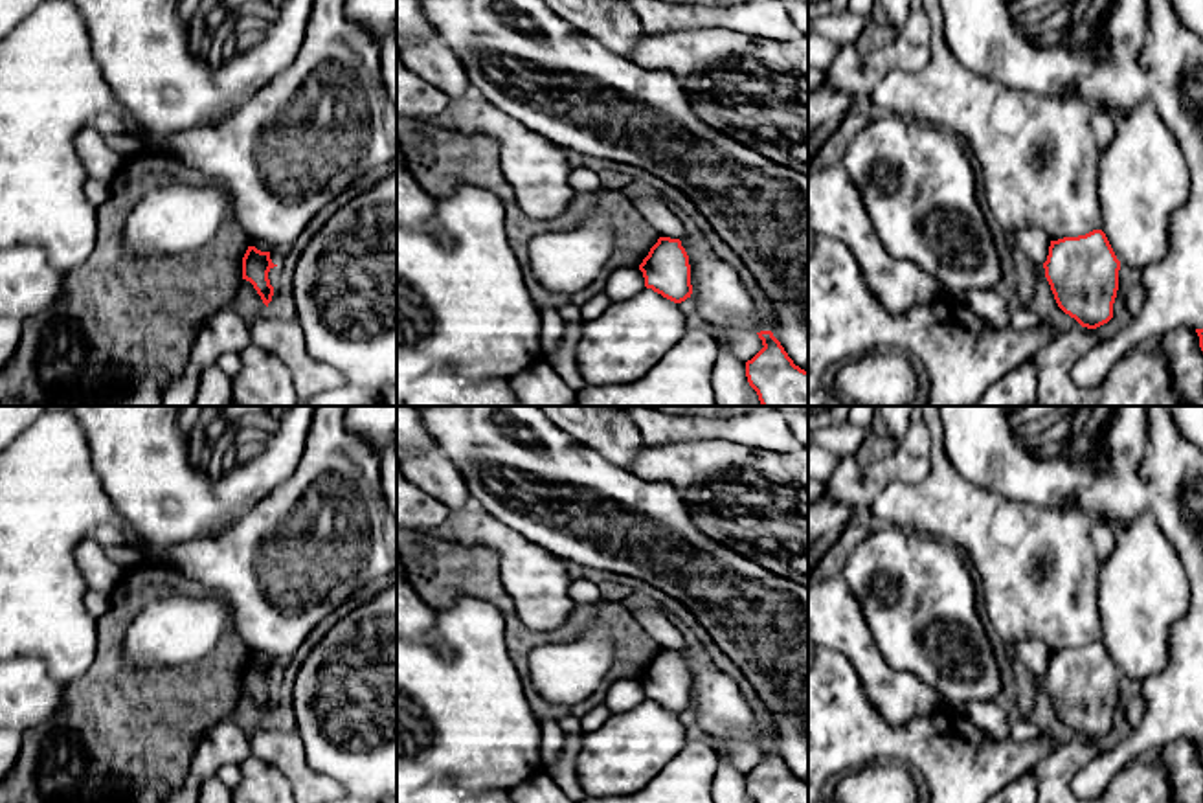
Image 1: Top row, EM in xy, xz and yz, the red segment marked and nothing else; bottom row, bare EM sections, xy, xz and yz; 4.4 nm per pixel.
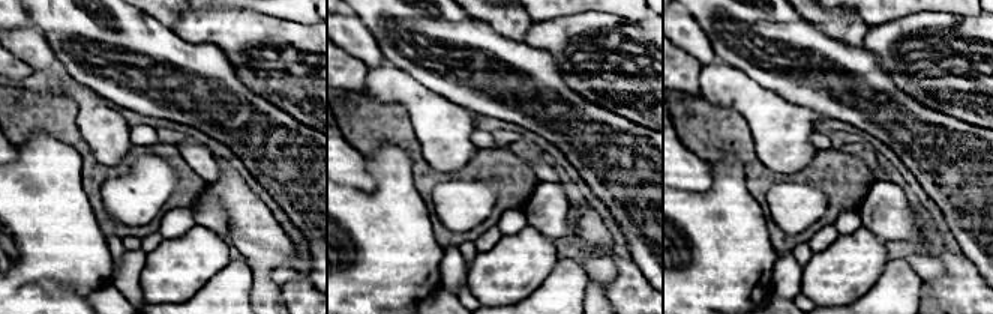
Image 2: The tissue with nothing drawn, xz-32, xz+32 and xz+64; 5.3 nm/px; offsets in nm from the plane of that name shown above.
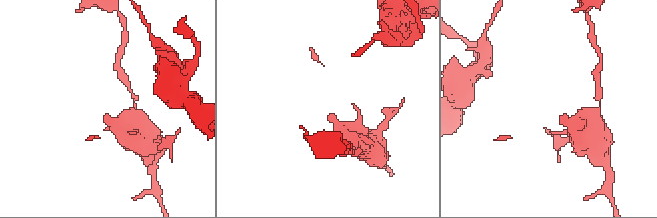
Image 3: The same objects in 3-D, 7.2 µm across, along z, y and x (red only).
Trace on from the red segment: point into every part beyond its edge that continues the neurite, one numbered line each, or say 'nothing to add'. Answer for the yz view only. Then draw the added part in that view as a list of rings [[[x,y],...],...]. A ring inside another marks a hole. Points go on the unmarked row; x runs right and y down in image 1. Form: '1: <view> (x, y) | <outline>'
nothing to add

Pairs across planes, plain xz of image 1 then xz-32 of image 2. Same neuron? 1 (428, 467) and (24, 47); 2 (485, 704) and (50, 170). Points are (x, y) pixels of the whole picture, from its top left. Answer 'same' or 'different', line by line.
1: same
2: same

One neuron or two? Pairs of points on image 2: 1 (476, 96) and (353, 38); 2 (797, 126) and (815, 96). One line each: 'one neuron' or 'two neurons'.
1: two neurons
2: two neurons

